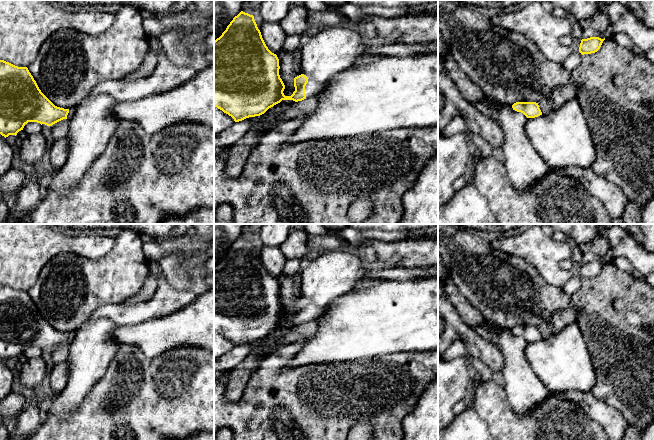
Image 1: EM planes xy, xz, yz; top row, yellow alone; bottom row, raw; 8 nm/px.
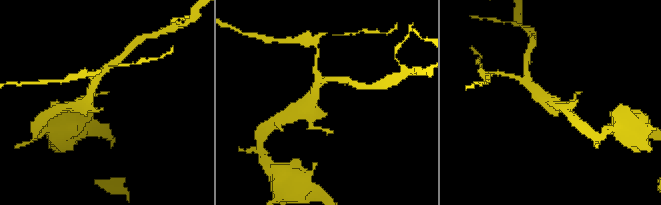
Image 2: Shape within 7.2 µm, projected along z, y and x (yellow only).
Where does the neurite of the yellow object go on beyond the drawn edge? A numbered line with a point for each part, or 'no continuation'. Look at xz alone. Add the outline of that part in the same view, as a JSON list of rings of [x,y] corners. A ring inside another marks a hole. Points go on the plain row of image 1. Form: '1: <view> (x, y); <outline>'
1: xz (312, 312); [[[306,299],[308,306],[305,310],[306,322],[316,320],[319,316],[325,313],[328,306],[318,306],[313,304],[310,300]]]

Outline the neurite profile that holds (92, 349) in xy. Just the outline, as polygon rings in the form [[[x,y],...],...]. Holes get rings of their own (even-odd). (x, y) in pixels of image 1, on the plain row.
[[[98,318],[76,331],[69,344],[67,384],[53,399],[47,417],[67,418],[104,376],[119,349],[113,335],[117,327],[111,319]]]

